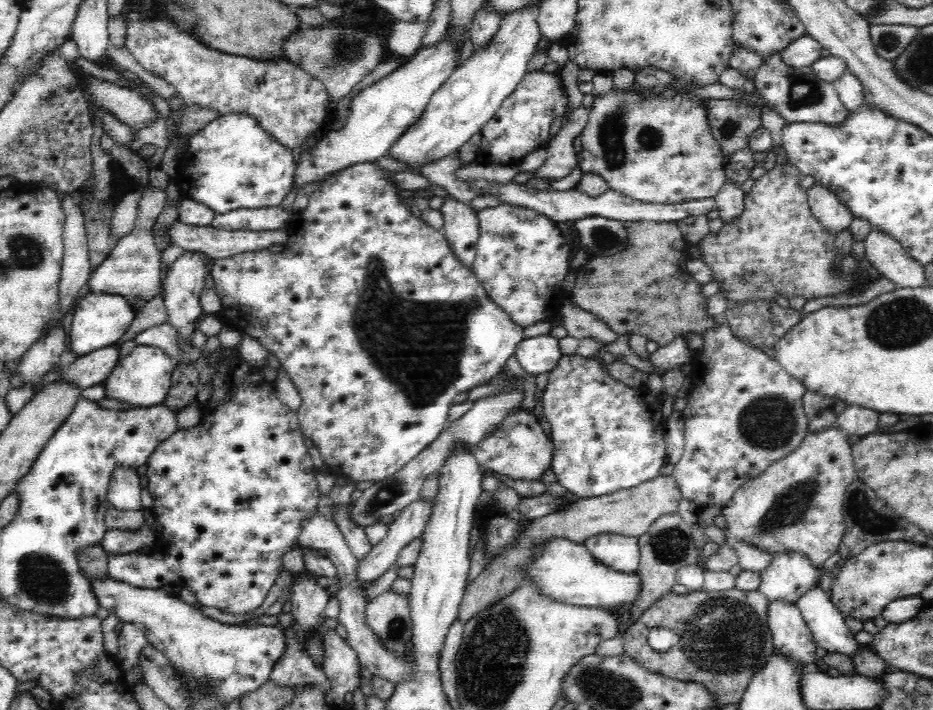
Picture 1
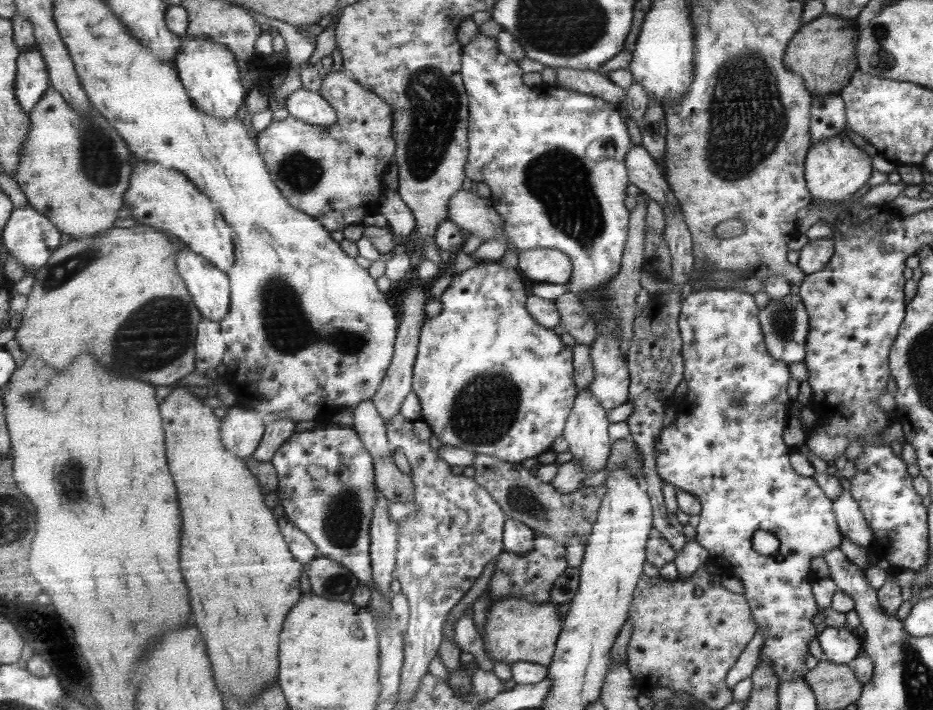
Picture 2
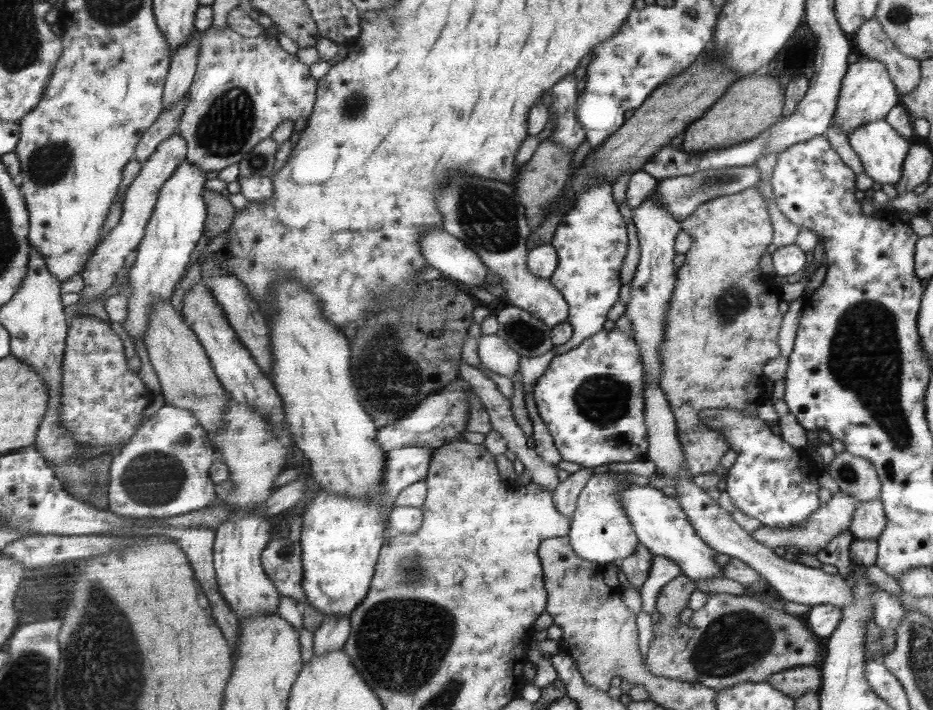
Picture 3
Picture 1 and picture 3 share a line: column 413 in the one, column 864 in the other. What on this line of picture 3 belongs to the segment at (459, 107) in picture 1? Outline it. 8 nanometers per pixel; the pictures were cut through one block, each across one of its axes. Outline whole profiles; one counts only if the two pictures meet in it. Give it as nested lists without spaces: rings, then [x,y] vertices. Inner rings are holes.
[[[884,119],[873,120],[869,124],[861,124],[847,134],[849,146],[861,161],[864,173],[879,184],[896,184],[902,178],[902,164],[909,150],[909,142],[905,142]]]

